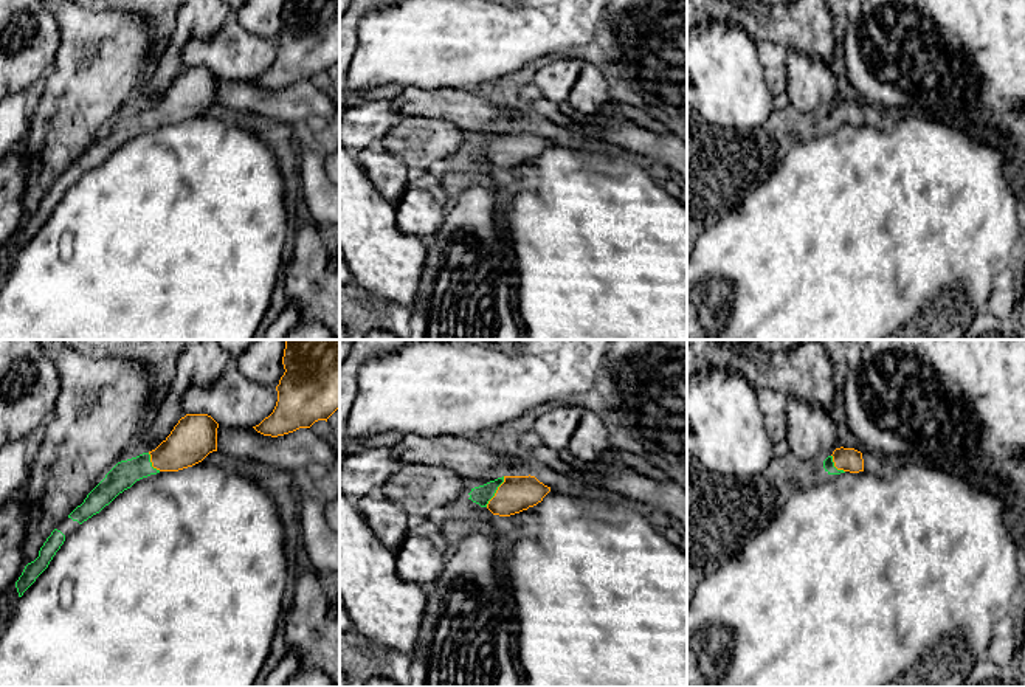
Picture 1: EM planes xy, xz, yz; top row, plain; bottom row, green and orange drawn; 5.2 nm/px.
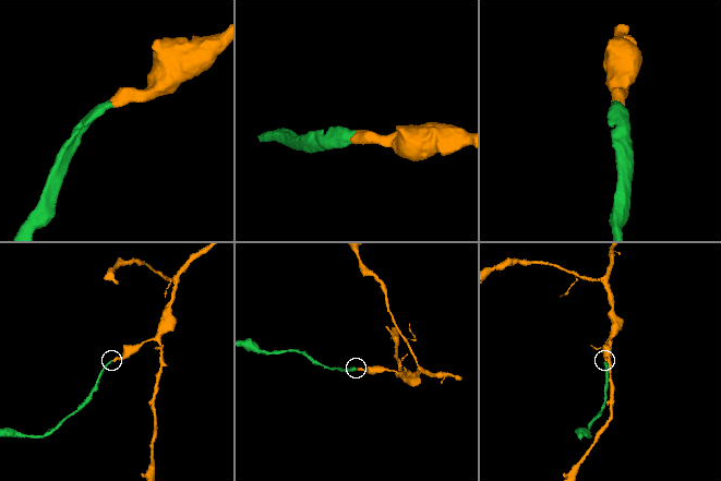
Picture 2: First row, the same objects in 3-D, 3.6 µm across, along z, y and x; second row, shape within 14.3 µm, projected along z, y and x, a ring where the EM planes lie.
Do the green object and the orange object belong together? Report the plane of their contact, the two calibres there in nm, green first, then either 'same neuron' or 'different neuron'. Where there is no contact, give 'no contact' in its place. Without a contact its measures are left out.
xz | 100/190 nm | same neuron

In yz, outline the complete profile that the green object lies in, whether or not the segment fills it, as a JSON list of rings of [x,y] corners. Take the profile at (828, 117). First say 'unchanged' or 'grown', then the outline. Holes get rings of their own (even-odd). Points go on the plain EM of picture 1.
grown | [[[836,101],[833,107],[823,113],[823,121],[828,127],[864,124],[862,105],[854,101]]]

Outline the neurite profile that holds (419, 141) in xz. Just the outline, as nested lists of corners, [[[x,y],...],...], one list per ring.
[[[405,116],[381,140],[383,152],[399,157],[408,169],[428,167],[442,158],[464,154],[470,136],[442,119]]]

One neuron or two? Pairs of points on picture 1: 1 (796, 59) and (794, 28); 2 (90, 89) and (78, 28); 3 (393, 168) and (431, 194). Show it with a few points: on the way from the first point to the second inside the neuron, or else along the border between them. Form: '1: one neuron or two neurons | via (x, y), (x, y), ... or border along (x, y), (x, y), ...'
1: two neurons | border along (791, 50), (817, 56), (830, 65)
2: one neuron | via (75, 76), (72, 73), (78, 56), (78, 44)
3: one neuron | via (400, 179), (416, 194), (421, 194)

